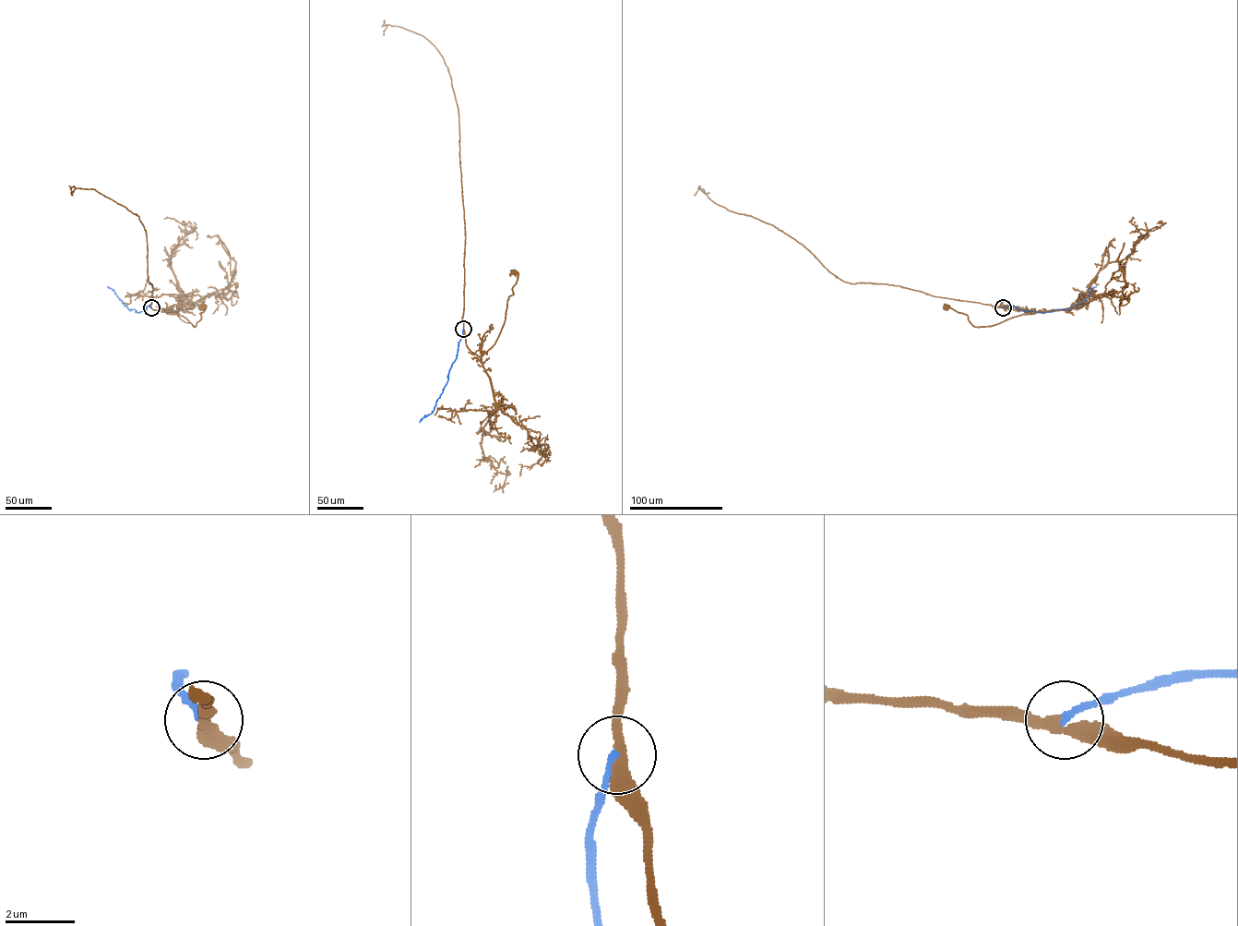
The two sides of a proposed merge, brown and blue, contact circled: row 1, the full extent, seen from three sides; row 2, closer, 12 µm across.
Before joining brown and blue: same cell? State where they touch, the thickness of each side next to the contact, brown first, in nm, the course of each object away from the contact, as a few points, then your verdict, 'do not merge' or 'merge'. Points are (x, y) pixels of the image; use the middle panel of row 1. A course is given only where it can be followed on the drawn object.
place (463, 329); calibres 320 and 200 nm; course brown (463, 329), (467, 347), (481, 357), (494, 343), (502, 328), (507, 301), (513, 294), (517, 277), (514, 272); course blue (463, 329), (457, 357), (443, 392), (433, 412), (420, 423); merge

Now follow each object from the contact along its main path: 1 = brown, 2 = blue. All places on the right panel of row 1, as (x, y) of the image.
1: (1002, 307), (1026, 309), (1031, 313), (990, 326), (974, 327), (967, 315), (946, 306)
2: (1002, 307), (1013, 305), (1026, 311), (1041, 313), (1065, 310), (1084, 300), (1089, 289), (1096, 286)

